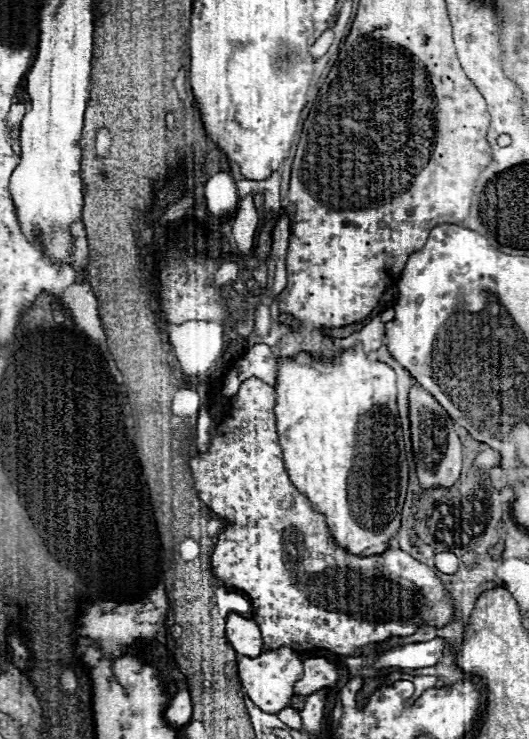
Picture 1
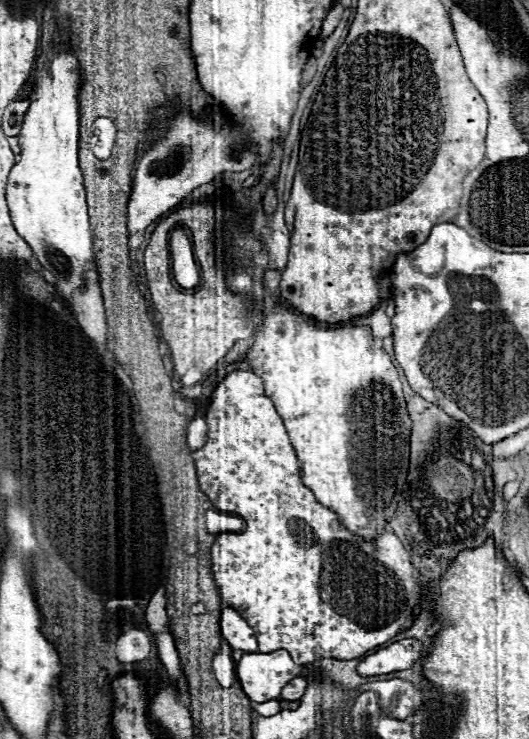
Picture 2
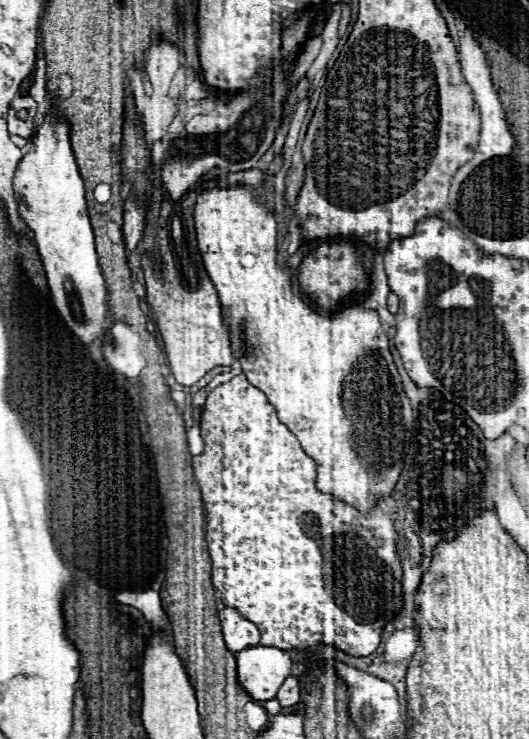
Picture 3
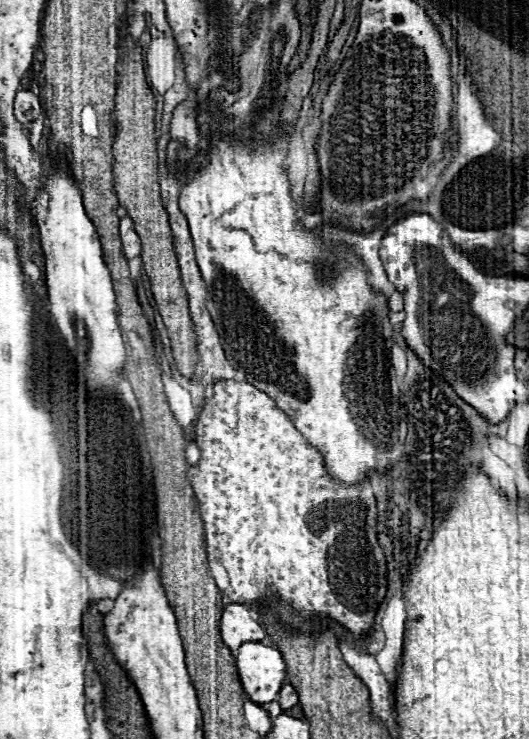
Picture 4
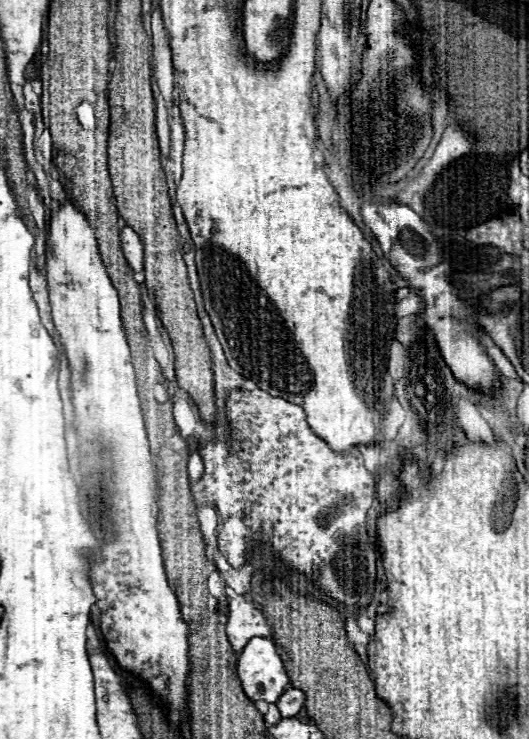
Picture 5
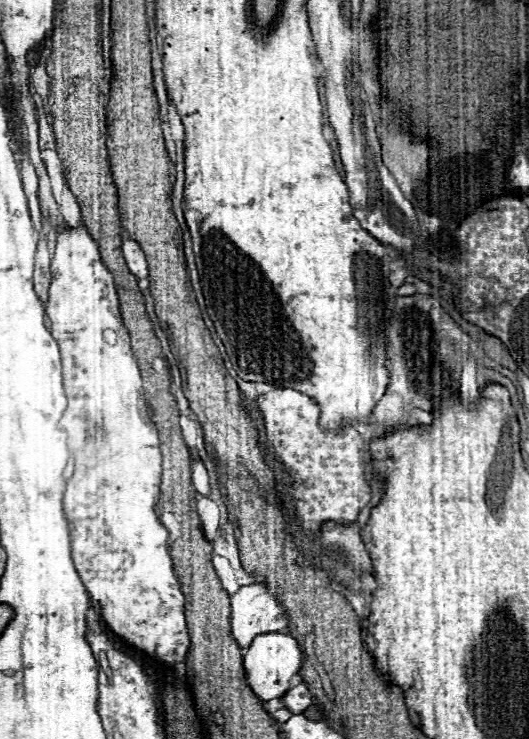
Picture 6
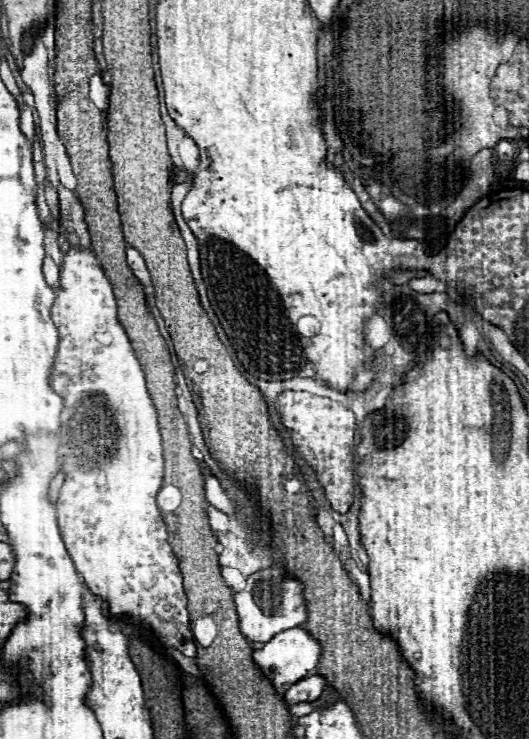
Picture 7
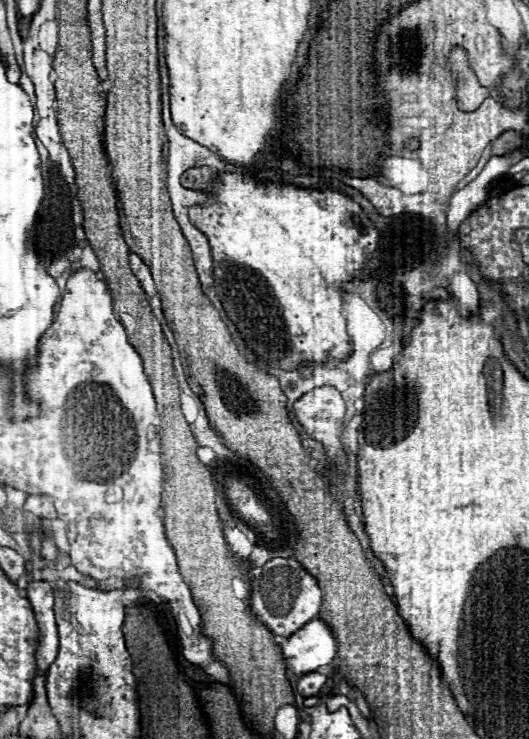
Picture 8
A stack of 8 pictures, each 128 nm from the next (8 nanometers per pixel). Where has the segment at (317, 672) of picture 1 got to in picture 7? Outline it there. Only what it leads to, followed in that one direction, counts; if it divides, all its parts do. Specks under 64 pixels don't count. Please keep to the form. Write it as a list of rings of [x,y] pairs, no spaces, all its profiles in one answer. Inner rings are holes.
[[[318,674],[308,676],[298,680],[296,684],[292,684],[292,688],[284,694],[288,704],[298,704],[298,702],[314,702],[320,698],[322,690],[326,686],[326,680]]]

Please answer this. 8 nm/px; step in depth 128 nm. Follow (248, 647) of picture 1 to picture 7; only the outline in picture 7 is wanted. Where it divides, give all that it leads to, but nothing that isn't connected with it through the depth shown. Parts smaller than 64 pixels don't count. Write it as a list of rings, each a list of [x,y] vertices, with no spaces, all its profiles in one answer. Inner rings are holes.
[[[272,564],[264,570],[248,576],[246,588],[234,596],[240,630],[250,642],[268,642],[282,630],[296,628],[308,620],[308,608],[304,604],[304,584],[286,572],[284,566]]]

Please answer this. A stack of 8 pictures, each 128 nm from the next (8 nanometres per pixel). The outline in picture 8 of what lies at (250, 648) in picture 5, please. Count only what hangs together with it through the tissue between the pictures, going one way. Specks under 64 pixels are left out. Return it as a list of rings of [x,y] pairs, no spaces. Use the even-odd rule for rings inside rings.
[[[310,620],[308,624],[304,624],[300,630],[296,630],[290,638],[286,638],[286,642],[280,644],[282,648],[282,656],[286,658],[286,664],[292,672],[296,674],[308,674],[318,670],[320,666],[330,666],[338,654],[338,640],[332,632],[332,628],[324,622],[324,620]]]

